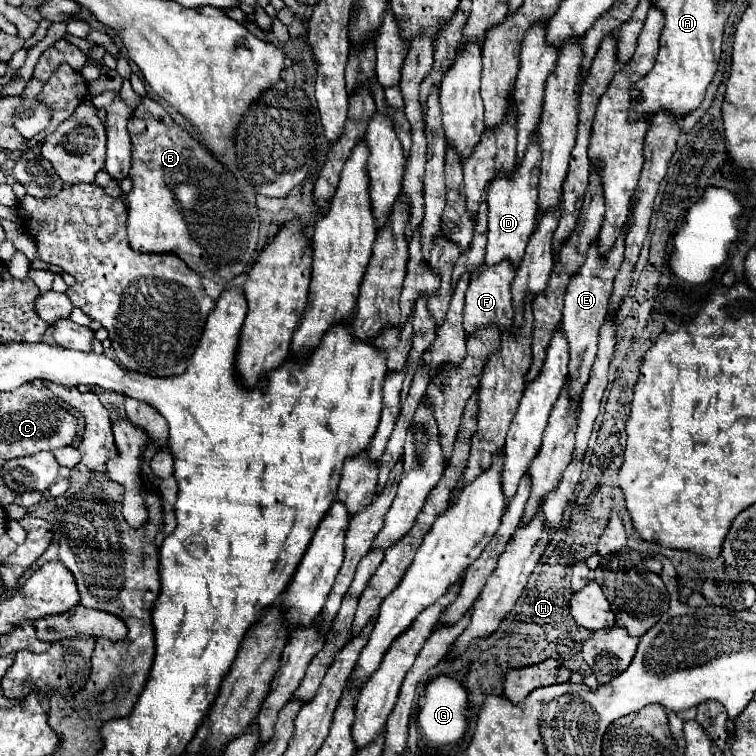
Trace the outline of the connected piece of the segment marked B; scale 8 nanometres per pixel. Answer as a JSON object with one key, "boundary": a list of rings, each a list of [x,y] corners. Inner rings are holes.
{"boundary":[[[160,107],[160,119],[152,117],[150,113],[142,113],[140,109],[134,111],[134,115],[130,117],[128,121],[128,133],[130,133],[130,141],[132,141],[132,169],[130,169],[130,179],[134,183],[132,191],[128,193],[128,241],[130,241],[130,247],[138,253],[174,253],[178,255],[192,271],[200,273],[202,277],[206,279],[212,279],[216,281],[218,285],[226,285],[228,281],[232,281],[234,277],[238,277],[240,273],[244,273],[252,261],[254,261],[254,255],[256,255],[256,249],[258,249],[258,227],[260,227],[260,221],[258,221],[258,205],[256,205],[256,193],[252,191],[252,187],[248,187],[248,183],[240,183],[240,179],[236,179],[230,171],[224,169],[222,163],[218,163],[218,159],[204,147],[200,145],[194,137],[190,137],[162,107]],[[180,185],[196,185],[196,217],[194,213],[184,213],[182,211],[182,205],[178,203],[178,189]]]}

